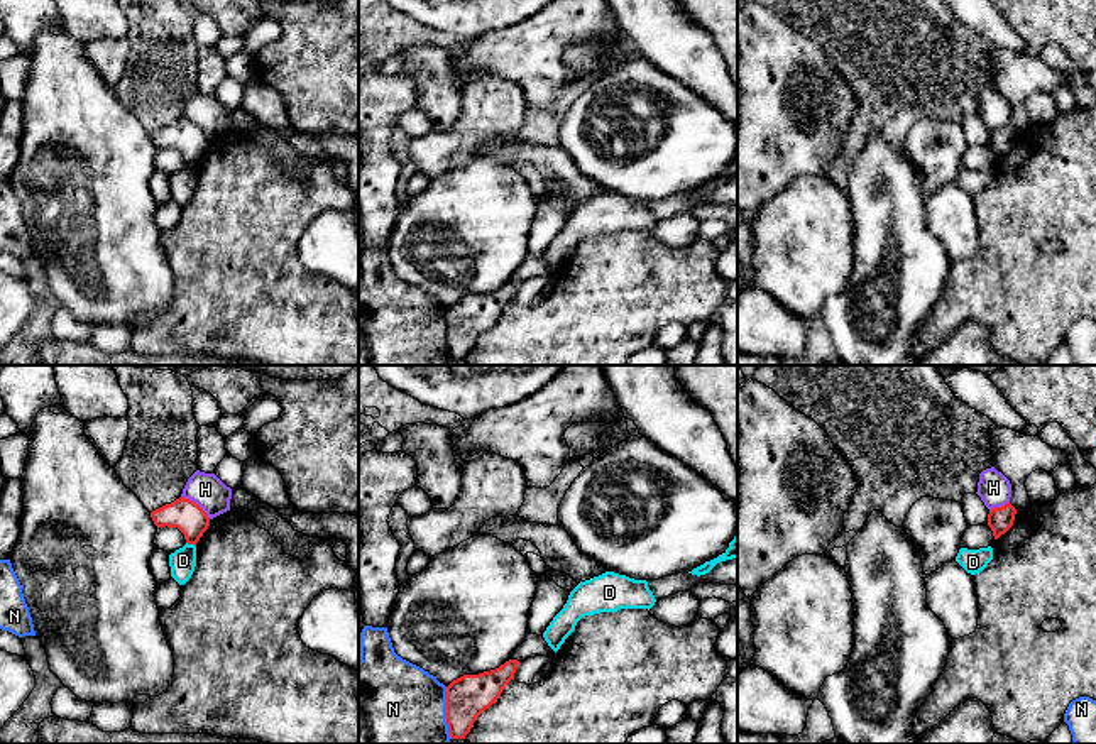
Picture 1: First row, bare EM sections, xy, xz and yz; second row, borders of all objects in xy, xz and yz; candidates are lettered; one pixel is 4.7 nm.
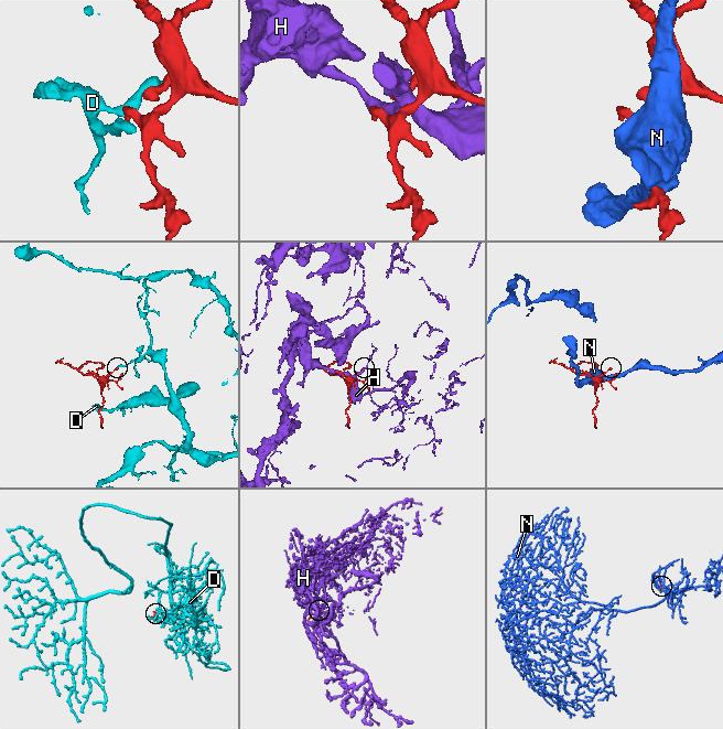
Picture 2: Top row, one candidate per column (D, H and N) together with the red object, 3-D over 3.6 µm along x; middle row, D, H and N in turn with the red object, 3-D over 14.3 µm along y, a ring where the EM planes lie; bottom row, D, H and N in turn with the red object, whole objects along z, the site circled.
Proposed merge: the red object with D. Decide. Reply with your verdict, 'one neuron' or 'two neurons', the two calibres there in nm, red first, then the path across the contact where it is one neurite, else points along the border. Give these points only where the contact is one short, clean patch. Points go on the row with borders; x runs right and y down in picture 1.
two neurons; 150 nm thick on the red side, 120 nm on the other; border along xy (186, 541), (195, 547)

